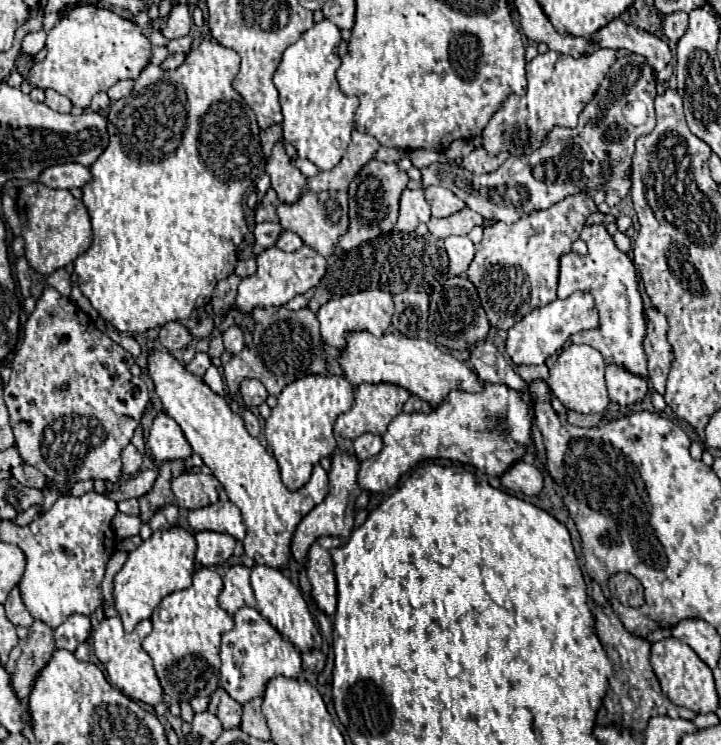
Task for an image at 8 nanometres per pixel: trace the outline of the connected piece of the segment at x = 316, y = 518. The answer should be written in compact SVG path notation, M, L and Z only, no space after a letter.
M334 455L332 457L332 467L328 471L328 479L330 479L330 491L326 495L326 499L316 505L296 527L294 531L294 537L292 537L292 545L290 545L290 551L292 551L292 557L296 561L304 561L310 545L318 539L318 537L350 537L352 529L354 529L354 501L356 497L360 495L360 489L358 489L358 483L356 483L356 473L358 473L358 459L352 457L352 455Z

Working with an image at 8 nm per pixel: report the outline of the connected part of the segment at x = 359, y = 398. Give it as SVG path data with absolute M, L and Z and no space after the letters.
M362 383L358 389L356 389L356 401L354 401L354 407L340 415L336 419L336 425L334 425L334 433L346 437L346 439L356 439L364 433L372 433L372 435L384 435L386 433L386 427L388 423L400 415L402 411L402 405L408 401L410 393L400 387L400 385L392 385L392 383Z

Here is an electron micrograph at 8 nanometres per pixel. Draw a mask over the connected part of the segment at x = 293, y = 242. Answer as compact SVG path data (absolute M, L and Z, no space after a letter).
M284 231L284 233L278 237L278 241L276 241L276 247L282 249L282 251L296 251L296 249L300 249L302 245L304 245L302 239L300 239L296 233L290 233L290 231Z

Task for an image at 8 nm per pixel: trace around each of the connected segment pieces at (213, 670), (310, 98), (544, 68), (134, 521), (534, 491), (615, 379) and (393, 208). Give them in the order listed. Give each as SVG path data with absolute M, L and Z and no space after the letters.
M202 567L194 573L188 589L164 597L152 615L154 631L144 639L144 649L152 657L162 689L172 701L190 701L194 697L212 695L218 689L220 637L234 627L232 615L218 605L220 591L222 577Z
M324 19L316 23L284 51L272 79L280 93L284 139L296 147L298 157L312 161L320 171L336 167L342 159L354 129L354 111L358 109L358 99L346 97L336 81L336 71L340 67L340 41L340 29L332 21Z
M600 47L594 53L580 59L574 59L558 51L536 55L530 63L526 63L528 93L524 97L508 97L502 103L502 109L494 113L494 117L482 131L482 145L488 151L488 155L496 157L502 151L508 151L510 155L526 157L544 145L548 133L554 127L574 129L578 125L578 115L592 101L598 85L602 83L614 61L614 49Z
M116 513L112 525L114 525L116 535L122 539L122 537L138 535L138 531L142 527L142 521L140 521L140 517L130 517L130 515L124 515L124 513Z
M516 461L500 481L510 491L522 491L524 495L538 495L542 491L542 473L526 461Z
M620 365L606 367L606 385L610 401L618 403L620 407L642 403L648 393L648 383L642 377L626 373L626 369L622 369Z
M376 159L368 161L348 187L350 233L346 233L346 237L342 237L342 241L338 241L336 255L340 255L342 251L350 251L350 249L378 237L380 233L392 231L396 225L396 219L398 219L398 199L400 199L402 191L406 189L406 185L408 185L408 175L396 163L382 163Z

